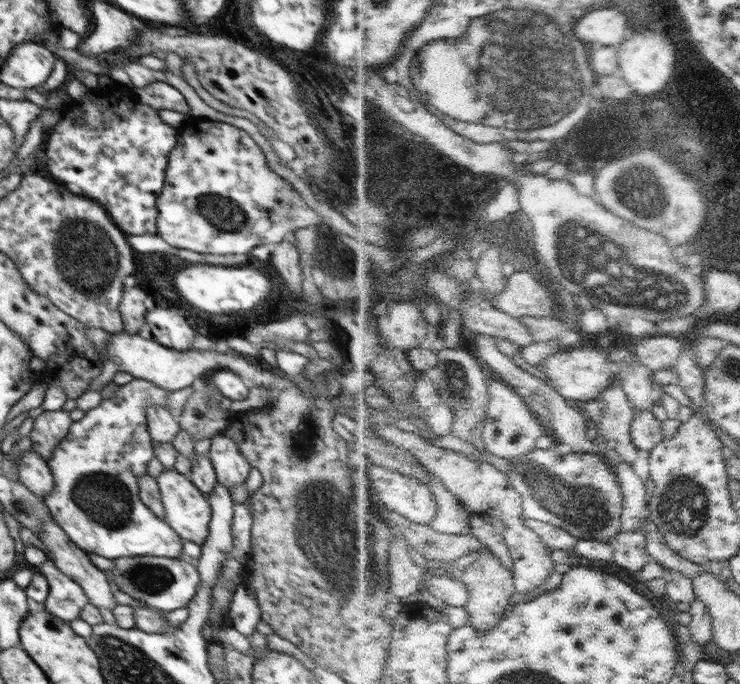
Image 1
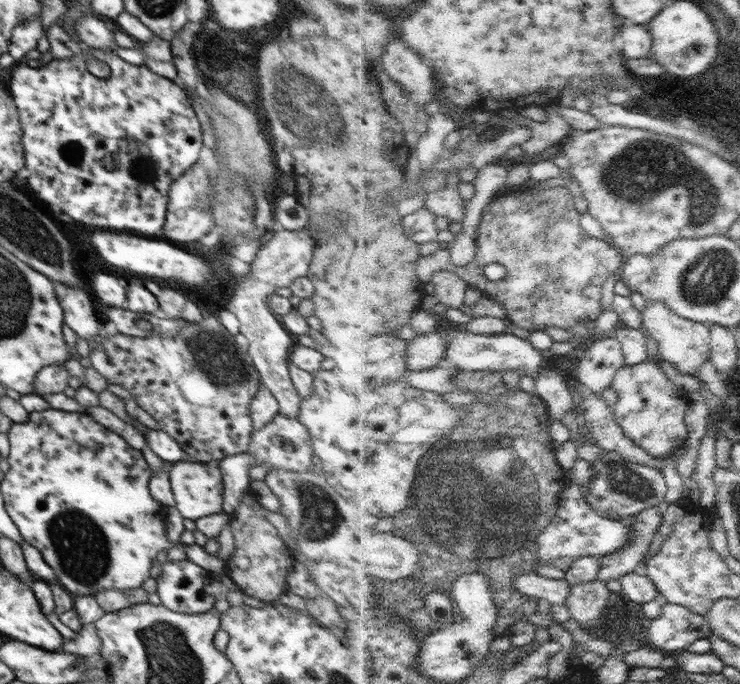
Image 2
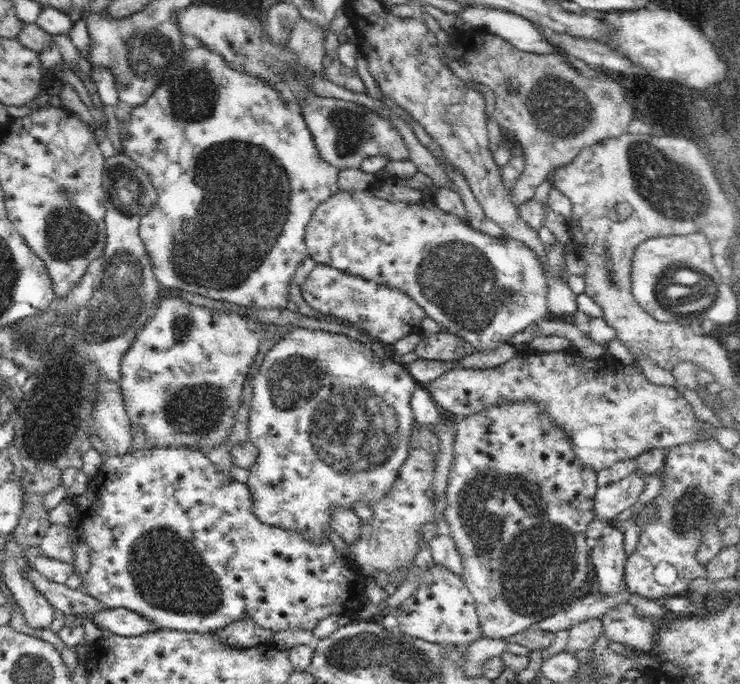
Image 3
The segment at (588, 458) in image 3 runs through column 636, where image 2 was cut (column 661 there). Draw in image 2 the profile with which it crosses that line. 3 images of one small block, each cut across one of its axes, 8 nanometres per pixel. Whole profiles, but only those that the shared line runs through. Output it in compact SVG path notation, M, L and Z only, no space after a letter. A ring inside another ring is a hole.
M648 360L634 366L627 364L618 371L612 387L620 396L614 406L619 423L628 436L652 456L666 459L688 445L690 431L686 419L690 394L670 380L660 362Z

